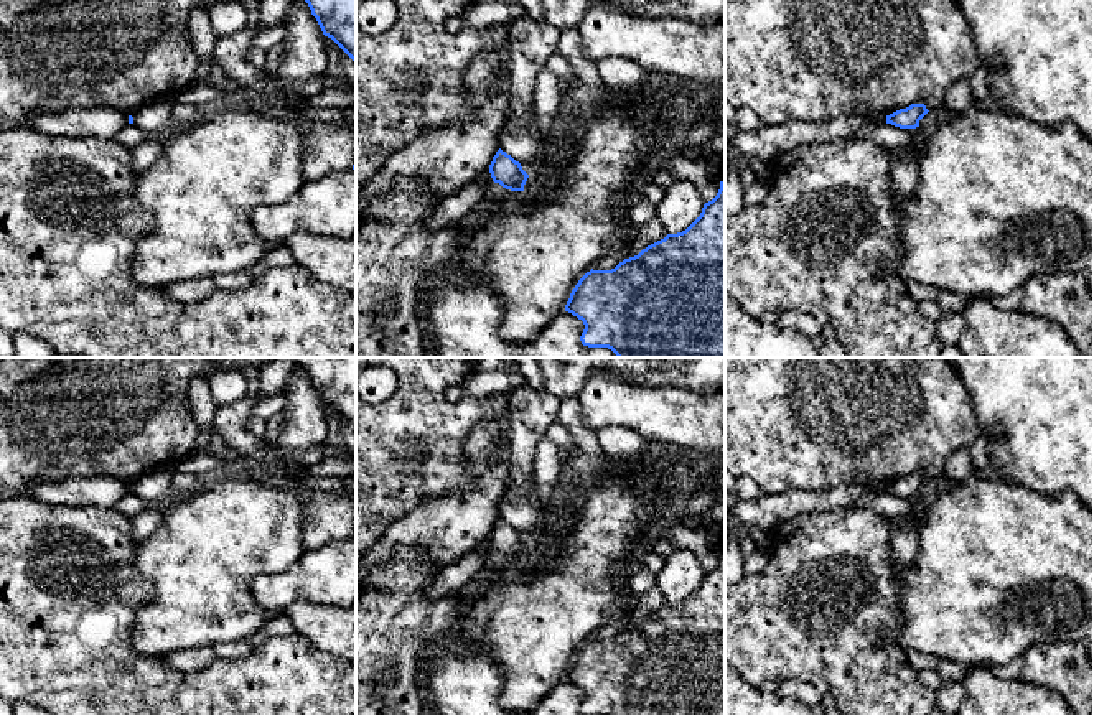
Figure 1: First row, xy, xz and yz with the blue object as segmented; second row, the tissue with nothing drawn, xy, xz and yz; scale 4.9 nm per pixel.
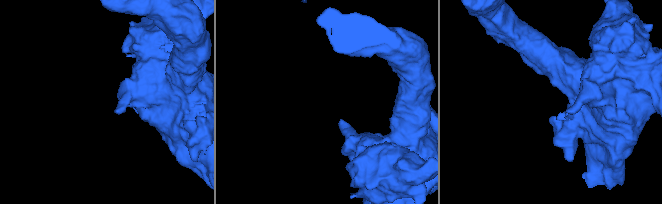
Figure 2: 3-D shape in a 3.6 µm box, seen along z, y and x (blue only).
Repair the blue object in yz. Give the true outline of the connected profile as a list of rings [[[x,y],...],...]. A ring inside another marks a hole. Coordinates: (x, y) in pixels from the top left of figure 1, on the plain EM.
[[[911,473],[906,478],[900,478],[890,484],[886,484],[886,493],[891,493],[900,498],[916,498],[919,496],[919,489],[928,483],[924,473]]]

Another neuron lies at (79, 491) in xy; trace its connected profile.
[[[72,476],[28,486],[28,496],[38,501],[72,507],[115,507],[127,493],[129,484],[110,476]]]

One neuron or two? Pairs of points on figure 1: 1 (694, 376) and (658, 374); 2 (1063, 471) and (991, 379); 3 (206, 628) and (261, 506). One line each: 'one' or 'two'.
1: one
2: one
3: one

